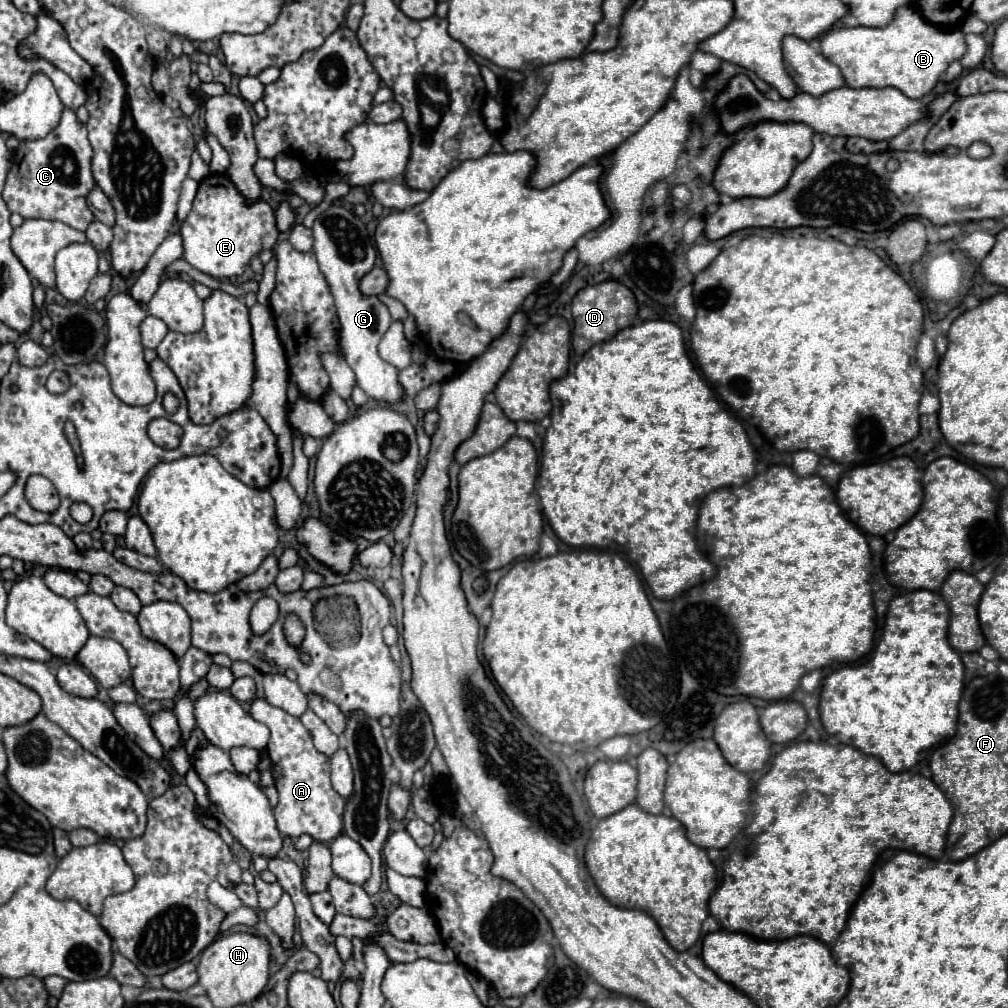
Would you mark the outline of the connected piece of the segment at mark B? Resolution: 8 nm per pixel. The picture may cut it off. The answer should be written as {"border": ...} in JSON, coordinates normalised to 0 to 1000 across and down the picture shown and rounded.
{"border":[[[897,6],[877,28],[825,28],[815,38],[815,54],[827,62],[843,87],[879,87],[887,85],[901,97],[919,95],[931,81],[942,62],[958,52],[956,32],[950,26],[929,26],[917,20],[911,8]]]}

